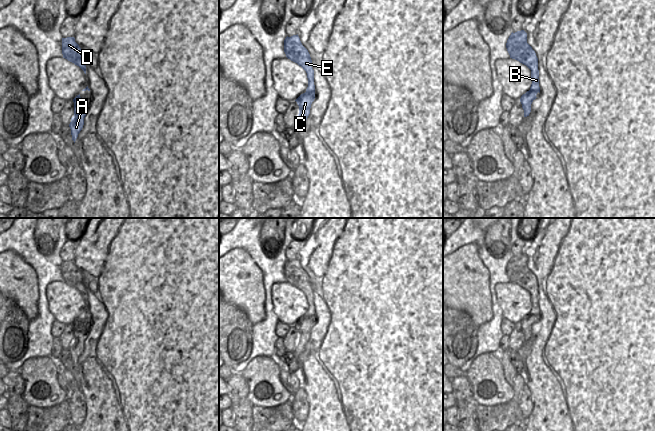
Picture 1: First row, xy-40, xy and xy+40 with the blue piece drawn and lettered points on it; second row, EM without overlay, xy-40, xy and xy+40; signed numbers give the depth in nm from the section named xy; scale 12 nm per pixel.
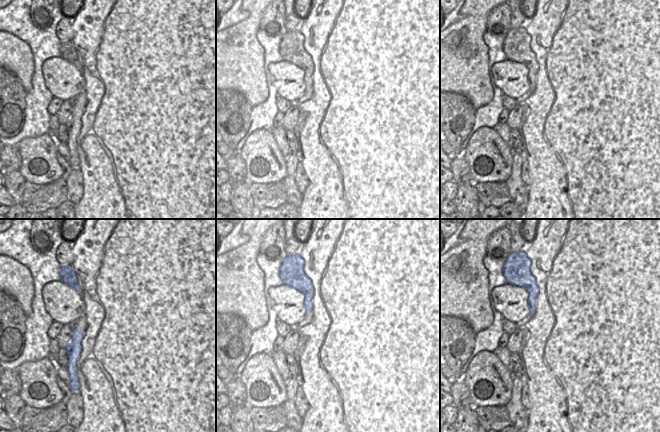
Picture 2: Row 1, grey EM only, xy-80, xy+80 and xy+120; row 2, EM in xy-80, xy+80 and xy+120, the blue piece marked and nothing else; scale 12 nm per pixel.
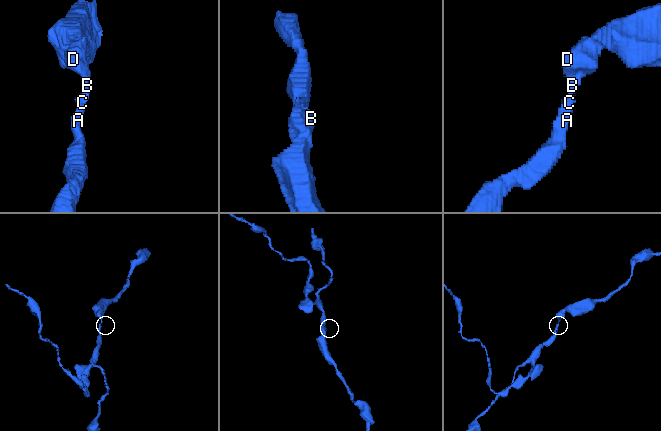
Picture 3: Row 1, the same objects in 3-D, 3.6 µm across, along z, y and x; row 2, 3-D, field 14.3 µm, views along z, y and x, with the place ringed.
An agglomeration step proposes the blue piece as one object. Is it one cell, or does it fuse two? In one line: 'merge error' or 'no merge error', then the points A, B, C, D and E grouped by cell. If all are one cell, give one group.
no merge error; A B C D E

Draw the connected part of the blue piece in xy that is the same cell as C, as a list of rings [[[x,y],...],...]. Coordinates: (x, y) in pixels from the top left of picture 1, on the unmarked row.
[[[297,259],[286,261],[284,264],[284,276],[286,281],[301,290],[307,297],[308,311],[295,325],[299,330],[299,338],[294,353],[299,355],[303,352],[309,338],[311,328],[315,323],[314,294],[308,274],[302,269]]]

